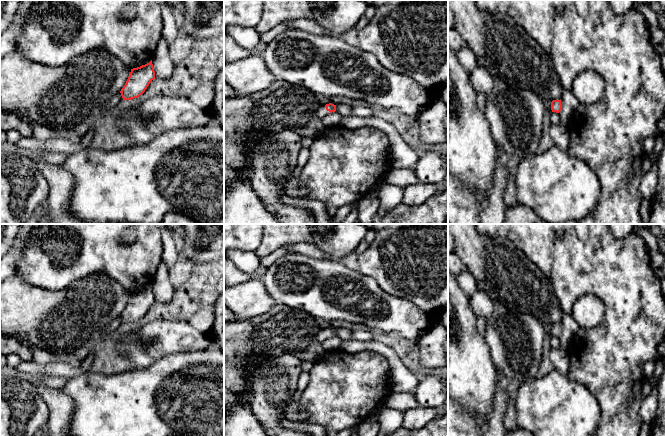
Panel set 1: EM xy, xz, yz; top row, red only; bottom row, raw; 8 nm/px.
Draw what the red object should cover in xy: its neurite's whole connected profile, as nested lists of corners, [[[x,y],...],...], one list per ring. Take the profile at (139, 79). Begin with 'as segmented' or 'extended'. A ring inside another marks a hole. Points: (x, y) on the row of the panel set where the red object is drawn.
as segmented; [[[152,60],[145,65],[131,69],[130,75],[120,91],[123,100],[138,98],[154,79],[155,71]]]

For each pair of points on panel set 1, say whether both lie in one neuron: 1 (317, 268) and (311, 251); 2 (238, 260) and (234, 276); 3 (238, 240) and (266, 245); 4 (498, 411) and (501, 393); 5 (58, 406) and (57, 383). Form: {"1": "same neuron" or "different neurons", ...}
{"1": "different neurons", "2": "different neurons", "3": "different neurons", "4": "same neuron", "5": "different neurons"}

